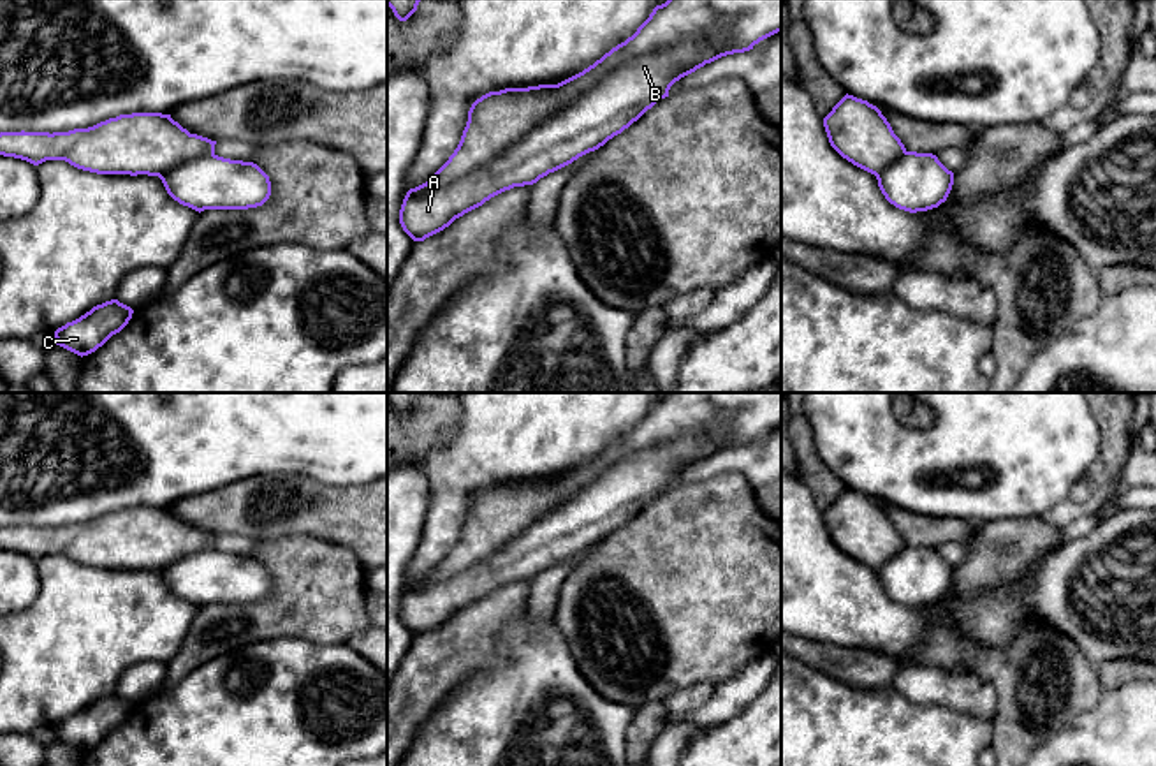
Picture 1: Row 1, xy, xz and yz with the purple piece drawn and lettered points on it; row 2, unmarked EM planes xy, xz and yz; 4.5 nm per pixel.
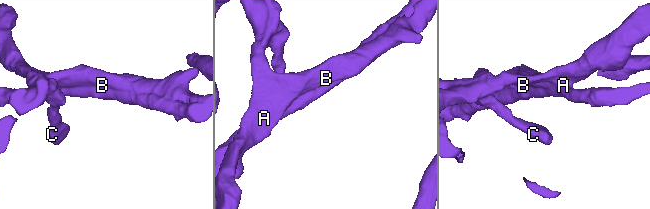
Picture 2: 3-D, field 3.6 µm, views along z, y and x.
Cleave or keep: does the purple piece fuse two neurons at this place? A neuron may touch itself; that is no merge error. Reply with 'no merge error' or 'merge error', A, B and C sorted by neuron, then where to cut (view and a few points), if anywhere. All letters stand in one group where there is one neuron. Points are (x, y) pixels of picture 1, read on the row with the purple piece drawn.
merge error | A B / C | xz (722, 55), (683, 39), (637, 57), (467, 176), (409, 192)

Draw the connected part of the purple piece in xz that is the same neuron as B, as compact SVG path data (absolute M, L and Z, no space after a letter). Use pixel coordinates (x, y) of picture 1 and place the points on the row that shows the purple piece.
M686 39L609 72L468 178L424 194L406 192L399 210L403 231L424 241L491 197L533 185L598 150L669 97L676 81L718 58L721 55L706 39Z

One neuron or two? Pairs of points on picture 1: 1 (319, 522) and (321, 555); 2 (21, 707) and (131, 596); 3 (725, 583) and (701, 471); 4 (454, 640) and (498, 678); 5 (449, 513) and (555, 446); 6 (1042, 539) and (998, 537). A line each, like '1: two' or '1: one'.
1: two
2: one
3: two
4: two
5: one
6: one

